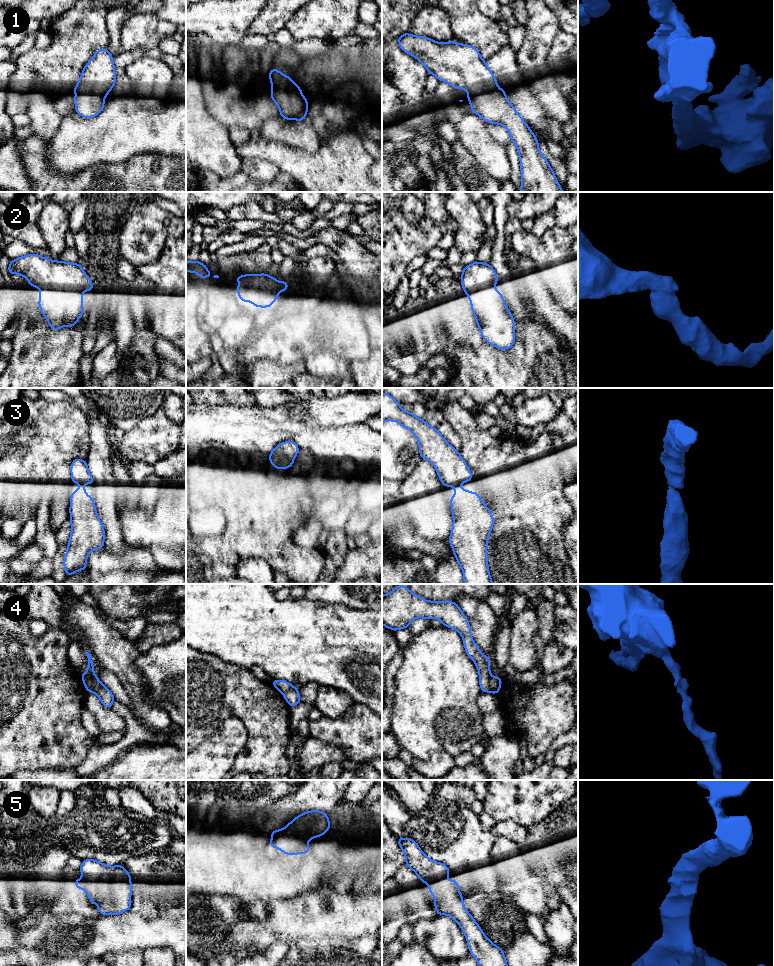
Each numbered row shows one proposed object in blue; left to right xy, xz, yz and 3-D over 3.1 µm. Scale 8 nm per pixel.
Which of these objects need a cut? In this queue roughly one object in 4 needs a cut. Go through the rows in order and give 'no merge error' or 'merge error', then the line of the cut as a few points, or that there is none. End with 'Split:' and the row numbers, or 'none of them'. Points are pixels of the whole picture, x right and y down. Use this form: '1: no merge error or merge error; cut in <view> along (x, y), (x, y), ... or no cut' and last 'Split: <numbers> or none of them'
1: no merge error; no cut
2: no merge error; no cut
3: no merge error; no cut
4: merge error; cut in xy along (94, 673), (91, 679), (91, 691)
5: no merge error; no cut
Split: 4

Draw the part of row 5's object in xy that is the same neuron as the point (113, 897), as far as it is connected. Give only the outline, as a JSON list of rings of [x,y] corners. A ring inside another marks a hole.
[[[86,859],[80,872],[83,878],[75,879],[75,888],[85,890],[102,915],[121,914],[131,909],[132,878],[122,865],[111,867]]]

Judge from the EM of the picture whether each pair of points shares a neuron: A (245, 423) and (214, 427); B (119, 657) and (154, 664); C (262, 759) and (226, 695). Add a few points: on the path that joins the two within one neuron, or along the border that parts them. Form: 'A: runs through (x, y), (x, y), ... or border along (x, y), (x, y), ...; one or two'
A: runs through (237, 425), (222, 425); one
B: border along (139, 653), (135, 665), (146, 682); two
C: runs through (262, 742), (262, 728), (243, 709); one

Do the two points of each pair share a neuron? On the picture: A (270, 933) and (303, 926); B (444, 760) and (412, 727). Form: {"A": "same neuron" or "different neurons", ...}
{"A": "same neuron", "B": "different neurons"}

